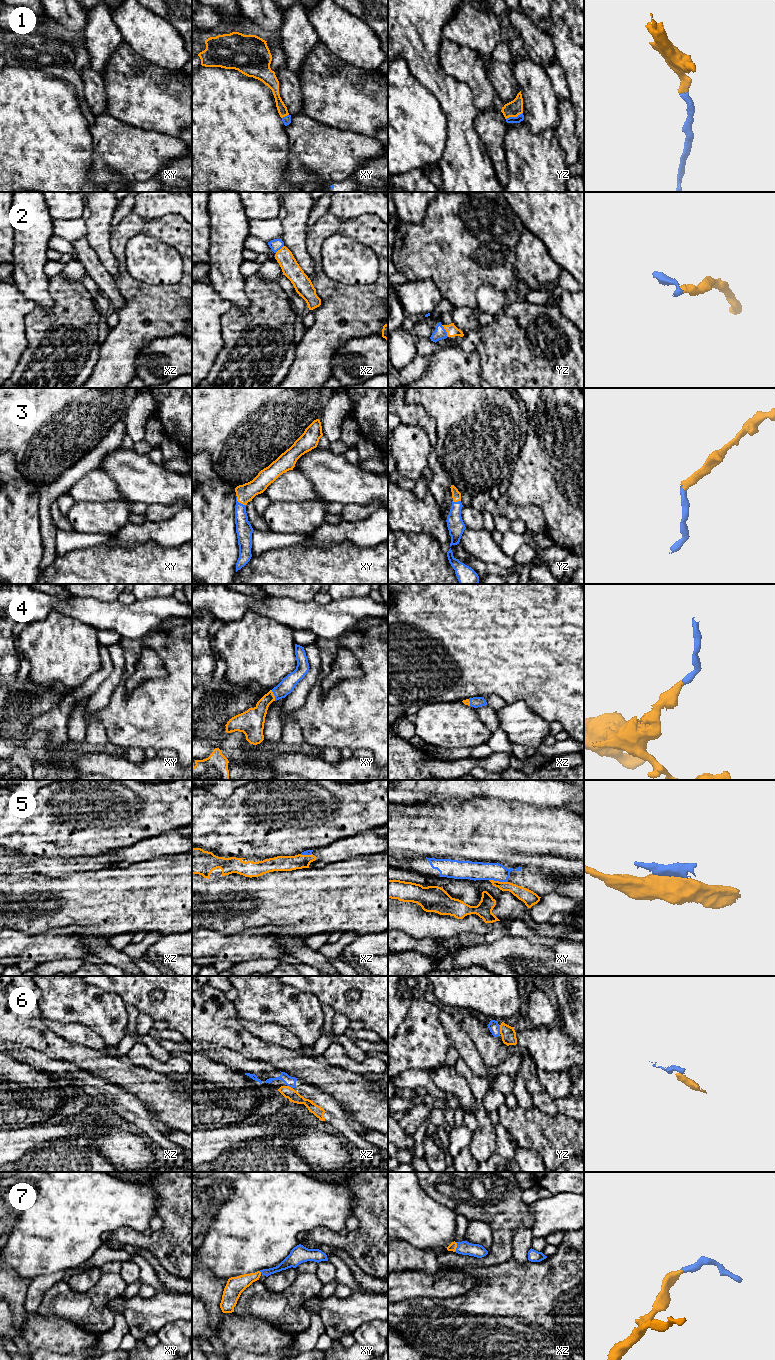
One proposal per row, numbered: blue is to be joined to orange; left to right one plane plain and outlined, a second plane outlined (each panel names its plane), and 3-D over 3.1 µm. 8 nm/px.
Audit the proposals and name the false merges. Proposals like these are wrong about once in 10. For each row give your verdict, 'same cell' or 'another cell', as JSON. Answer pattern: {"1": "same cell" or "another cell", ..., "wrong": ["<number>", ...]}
{"1": "same cell", "2": "same cell", "3": "same cell", "4": "same cell", "5": "another cell", "6": "same cell", "7": "same cell", "wrong": ["5"]}

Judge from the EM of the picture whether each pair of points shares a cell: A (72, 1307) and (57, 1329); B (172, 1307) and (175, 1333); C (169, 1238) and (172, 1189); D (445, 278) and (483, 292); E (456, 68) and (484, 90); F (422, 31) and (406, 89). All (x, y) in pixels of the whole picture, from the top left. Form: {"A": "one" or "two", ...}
{"A": "two", "B": "two", "C": "one", "D": "two", "E": "one", "F": "two"}

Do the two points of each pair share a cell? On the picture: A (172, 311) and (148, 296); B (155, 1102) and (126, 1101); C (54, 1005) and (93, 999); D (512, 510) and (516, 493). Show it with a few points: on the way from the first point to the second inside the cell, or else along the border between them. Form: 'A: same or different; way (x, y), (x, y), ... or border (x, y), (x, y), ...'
A: same; way (166, 310), (162, 310), (154, 302)
B: different; border (122, 1089), (134, 1095), (150, 1114)
C: same; way (64, 1001), (83, 1001)
D: different; border (506, 495), (512, 503), (534, 504), (537, 507)

